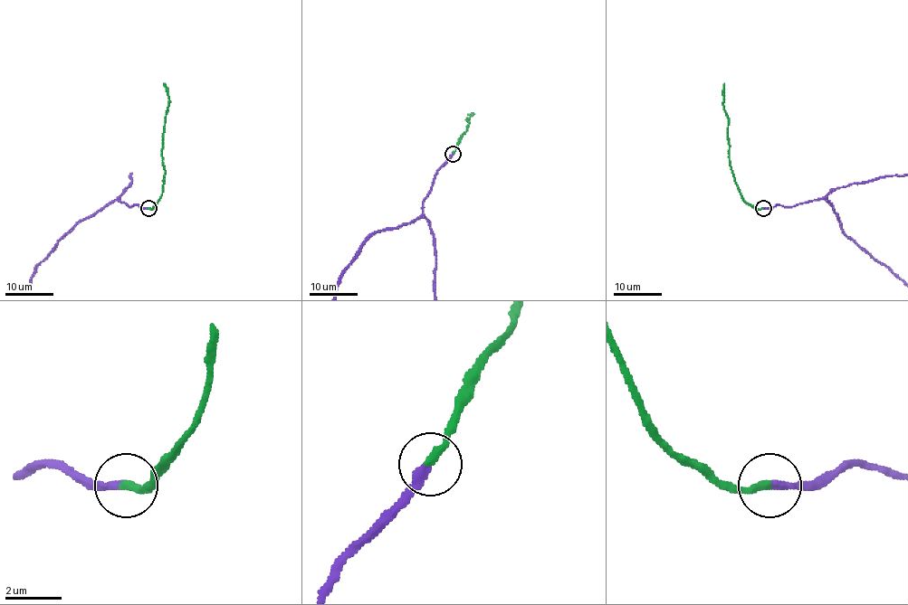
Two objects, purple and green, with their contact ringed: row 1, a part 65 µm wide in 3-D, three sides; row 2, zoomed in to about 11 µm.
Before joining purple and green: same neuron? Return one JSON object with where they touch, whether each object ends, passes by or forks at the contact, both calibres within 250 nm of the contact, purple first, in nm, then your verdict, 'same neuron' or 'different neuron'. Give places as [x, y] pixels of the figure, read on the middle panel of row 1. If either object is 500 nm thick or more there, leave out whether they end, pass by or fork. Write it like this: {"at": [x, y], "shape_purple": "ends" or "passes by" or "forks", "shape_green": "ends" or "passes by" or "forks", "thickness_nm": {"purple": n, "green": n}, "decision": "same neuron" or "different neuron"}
{"at": [453, 154], "shape_purple": "ends", "shape_green": "ends", "thickness_nm": {"purple": 300, "green": 300}, "decision": "same neuron"}

